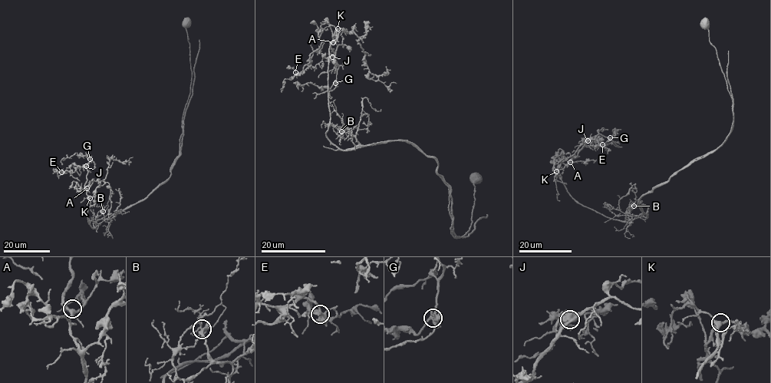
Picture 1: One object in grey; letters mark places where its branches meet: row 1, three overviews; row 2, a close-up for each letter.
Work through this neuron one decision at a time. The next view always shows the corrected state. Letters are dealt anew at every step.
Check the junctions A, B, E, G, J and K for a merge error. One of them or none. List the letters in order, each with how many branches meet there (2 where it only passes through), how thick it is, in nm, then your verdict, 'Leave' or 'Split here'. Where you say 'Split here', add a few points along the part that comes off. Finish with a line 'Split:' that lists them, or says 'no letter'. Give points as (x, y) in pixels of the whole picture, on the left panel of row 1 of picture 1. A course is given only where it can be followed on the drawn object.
A: Branches: 5. Thickness 340 nm. Leave
B: Branches: 9. Thickness 340 nm. Split here. Course of the part to remove: (103, 211), (107, 219), (115, 216), (147, 197), (171, 175), (180, 155), (184, 115), (192, 92), (199, 39)
E: Branches: 5. Thickness 360 nm. Leave
G: Branches: 4. Thickness 360 nm. Leave
J: Branches: 7. Thickness 480 nm. Leave
K: Branches: 4. Thickness 340 nm. Leave
Split: B

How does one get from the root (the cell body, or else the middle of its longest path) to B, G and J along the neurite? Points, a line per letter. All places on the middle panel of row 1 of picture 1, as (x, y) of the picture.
B: (475, 176), (470, 226), (456, 236), (450, 186), (437, 160), (406, 141), (363, 145), (344, 123), (341, 131)
G: (475, 176), (470, 226), (456, 236), (437, 160), (403, 140), (343, 150), (326, 137), (335, 31), (335, 83)
J: (475, 176), (470, 226), (459, 237), (437, 160), (403, 140), (338, 148), (326, 133), (332, 57)

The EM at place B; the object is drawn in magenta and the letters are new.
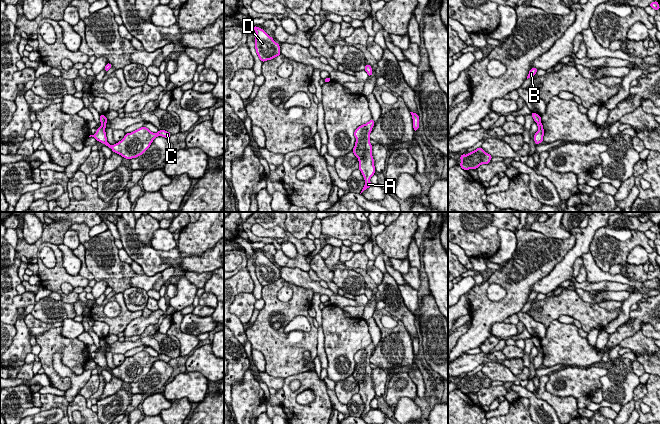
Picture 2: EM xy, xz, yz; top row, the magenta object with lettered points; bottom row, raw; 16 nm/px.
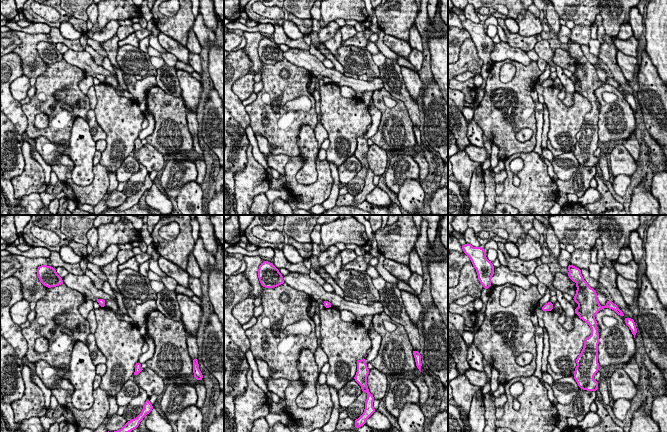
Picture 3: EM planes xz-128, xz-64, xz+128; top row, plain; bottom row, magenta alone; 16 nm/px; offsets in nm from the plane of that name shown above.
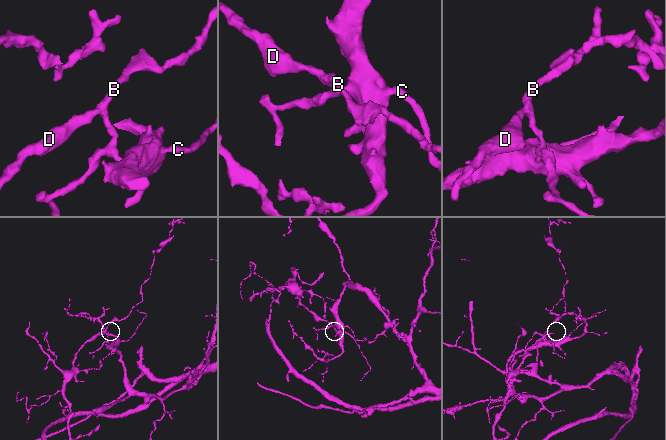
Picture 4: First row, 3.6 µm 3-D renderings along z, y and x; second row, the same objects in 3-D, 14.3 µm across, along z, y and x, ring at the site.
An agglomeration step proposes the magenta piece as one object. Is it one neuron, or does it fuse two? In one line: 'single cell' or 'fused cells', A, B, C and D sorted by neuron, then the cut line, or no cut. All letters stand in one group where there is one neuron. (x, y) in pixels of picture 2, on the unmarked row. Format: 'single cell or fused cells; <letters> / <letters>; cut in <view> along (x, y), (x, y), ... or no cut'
fused cells; A C / B D; cut in xy along (105, 347), (101, 349)

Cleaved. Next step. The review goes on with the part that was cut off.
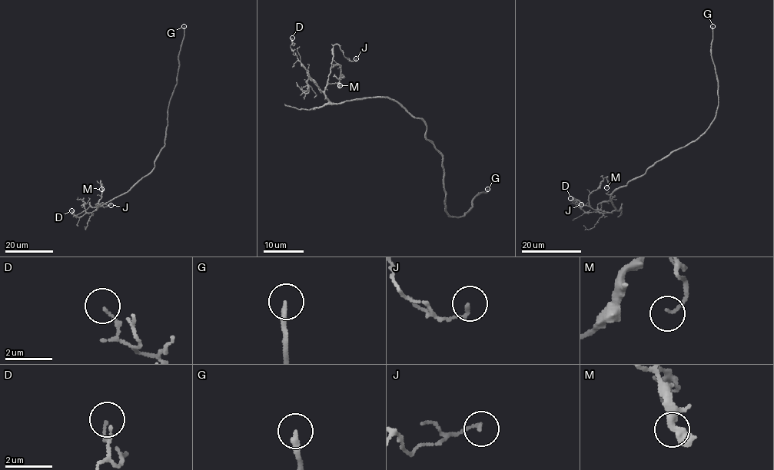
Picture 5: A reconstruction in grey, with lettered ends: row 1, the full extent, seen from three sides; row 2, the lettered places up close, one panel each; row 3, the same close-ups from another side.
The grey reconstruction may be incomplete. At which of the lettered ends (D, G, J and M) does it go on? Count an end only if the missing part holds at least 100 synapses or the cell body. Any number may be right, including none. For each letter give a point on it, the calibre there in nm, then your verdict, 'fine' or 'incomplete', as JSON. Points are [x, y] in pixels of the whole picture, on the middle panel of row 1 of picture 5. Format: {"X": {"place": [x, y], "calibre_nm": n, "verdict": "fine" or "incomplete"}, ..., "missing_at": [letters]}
{"D": {"place": [292, 38], "calibre_nm": 110, "verdict": "fine"}, "G": {"place": [487, 189], "calibre_nm": 240, "verdict": "incomplete"}, "J": {"place": [356, 58], "calibre_nm": 110, "verdict": "fine"}, "M": {"place": [340, 85], "calibre_nm": 110, "verdict": "fine"}, "missing_at": ["G"]}

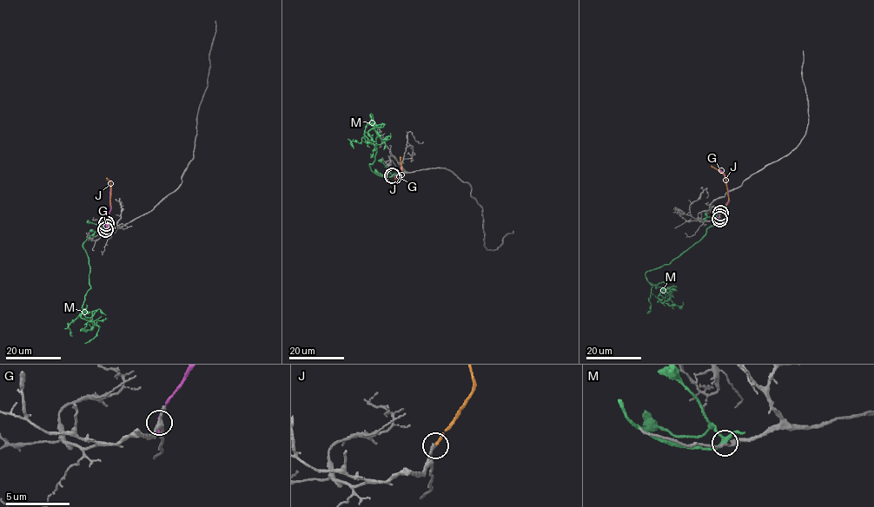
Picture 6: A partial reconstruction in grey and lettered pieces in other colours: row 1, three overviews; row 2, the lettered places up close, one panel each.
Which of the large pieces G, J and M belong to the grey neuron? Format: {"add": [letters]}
{"add": []}

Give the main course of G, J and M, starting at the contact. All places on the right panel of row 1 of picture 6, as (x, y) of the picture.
G: (719, 216), (729, 200), (726, 178), (719, 169)
J: (721, 213), (729, 201), (726, 181), (711, 165)
M: (719, 219), (669, 264), (645, 273), (652, 285), (672, 289), (658, 296)

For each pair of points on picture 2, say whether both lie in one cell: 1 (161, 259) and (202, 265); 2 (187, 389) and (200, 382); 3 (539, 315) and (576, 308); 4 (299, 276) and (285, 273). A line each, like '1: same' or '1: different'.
1: same
2: same
3: same
4: same

